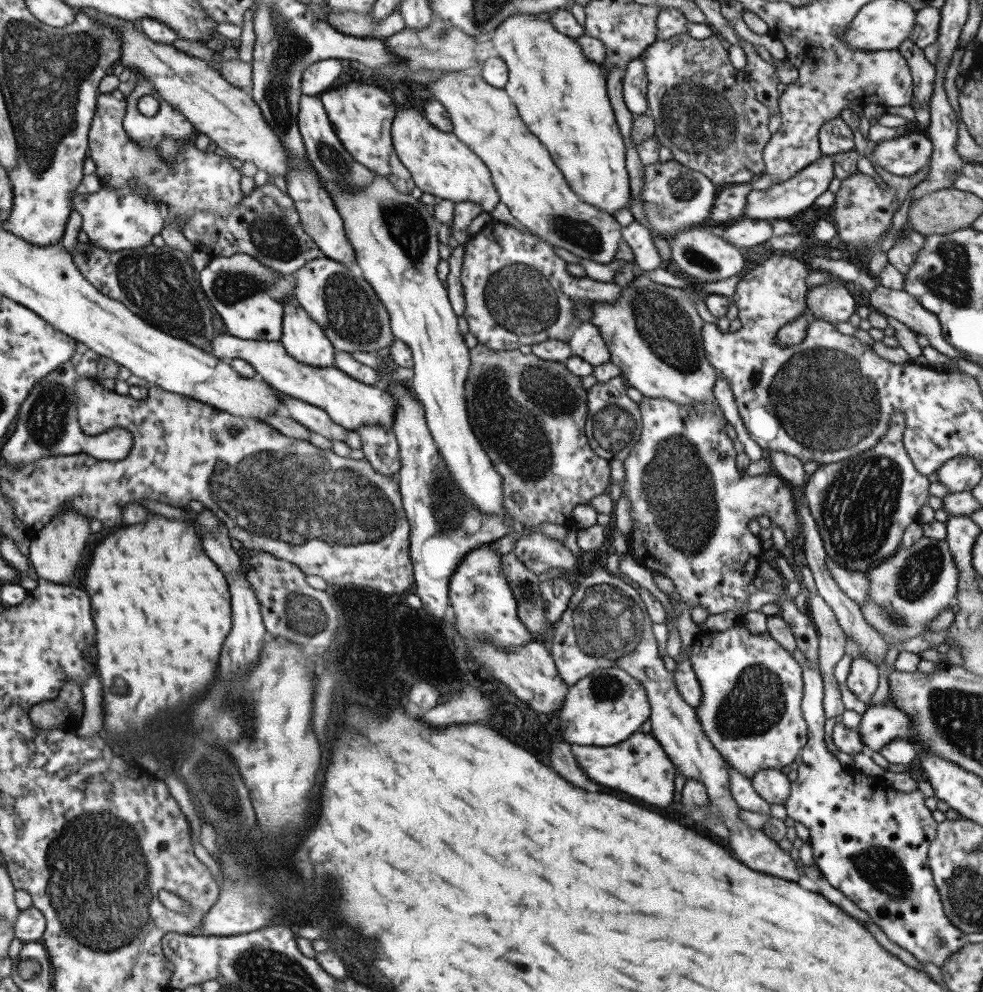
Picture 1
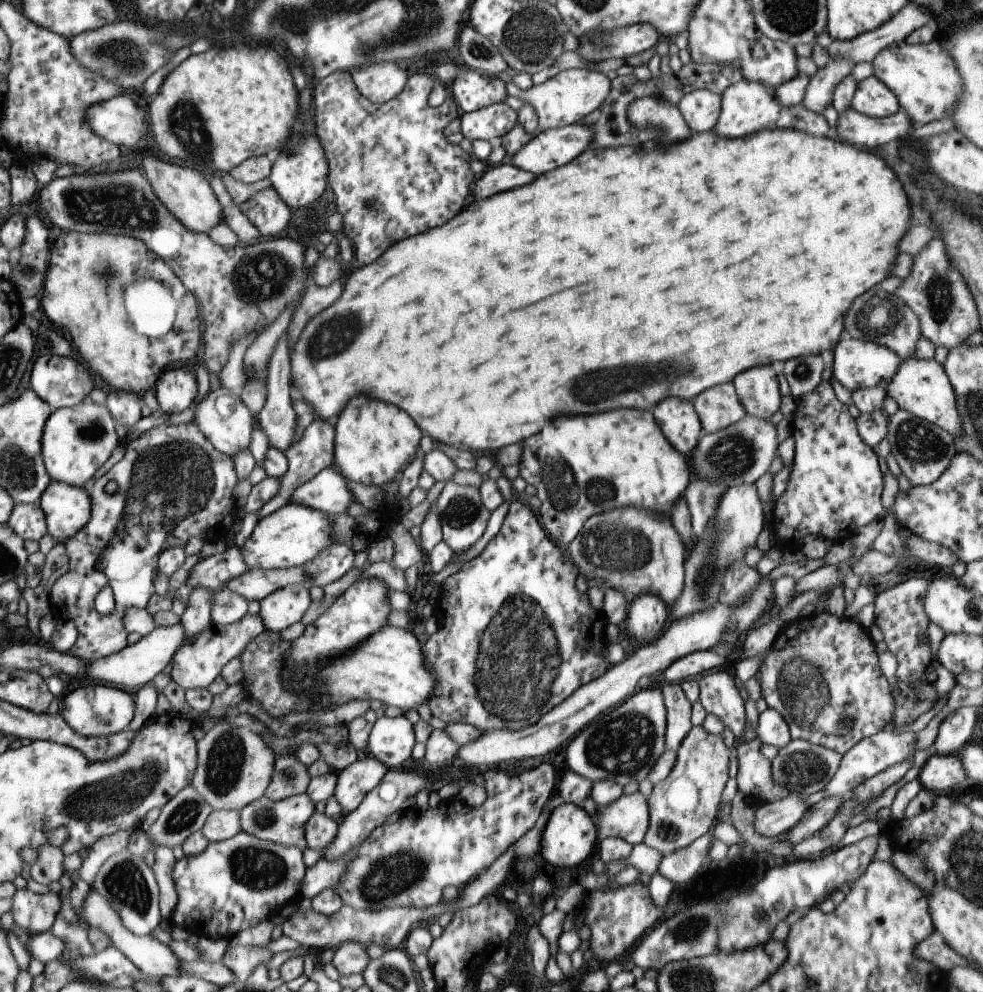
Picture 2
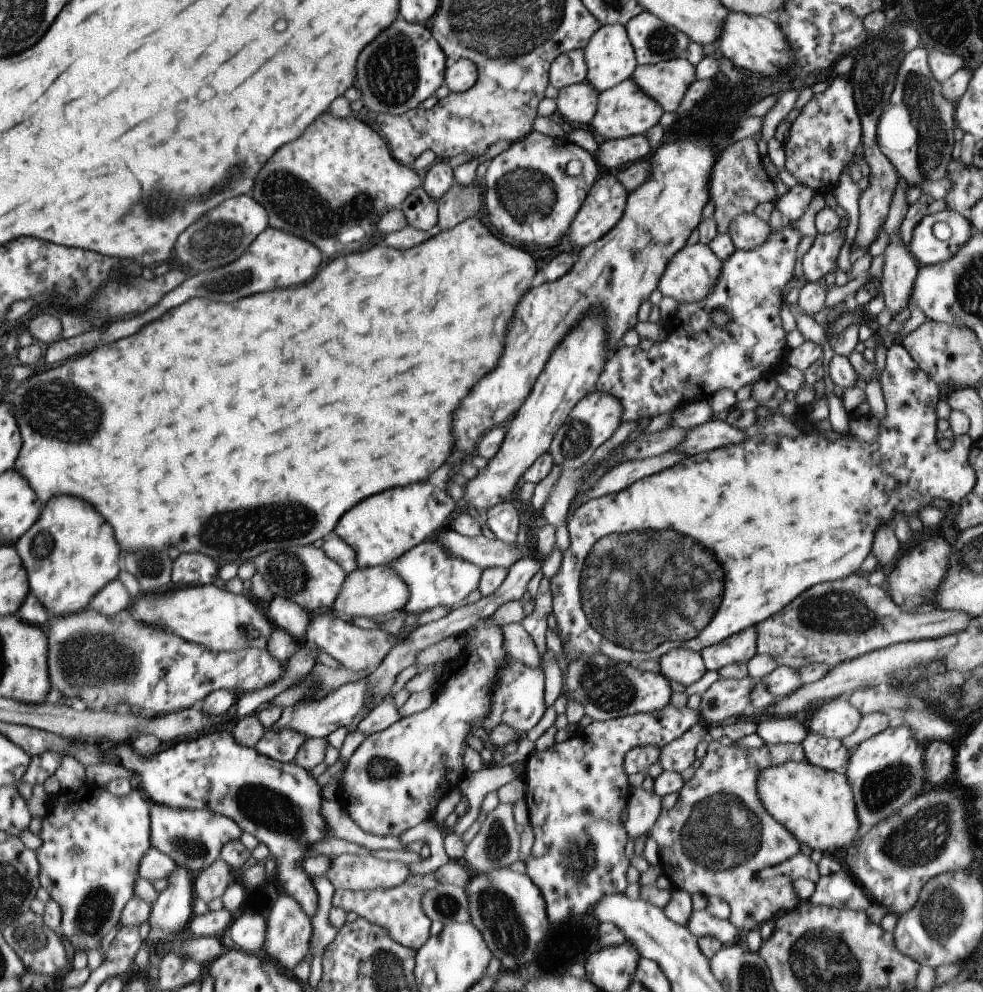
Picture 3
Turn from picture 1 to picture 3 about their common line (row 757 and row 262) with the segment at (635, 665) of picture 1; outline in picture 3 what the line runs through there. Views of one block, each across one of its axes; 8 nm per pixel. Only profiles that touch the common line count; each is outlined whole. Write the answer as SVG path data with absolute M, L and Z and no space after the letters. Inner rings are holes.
M699 242L694 245L686 245L668 264L662 278L659 280L658 289L664 297L673 298L682 304L694 304L702 302L716 286L723 261L712 252L712 249Z

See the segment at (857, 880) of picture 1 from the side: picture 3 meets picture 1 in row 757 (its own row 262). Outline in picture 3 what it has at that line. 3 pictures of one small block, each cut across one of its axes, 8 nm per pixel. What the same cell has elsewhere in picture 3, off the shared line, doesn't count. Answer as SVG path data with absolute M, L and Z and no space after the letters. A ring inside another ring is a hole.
M836 228L830 234L815 236L810 249L802 258L802 270L807 282L828 283L835 270L840 248L846 240L846 229Z

